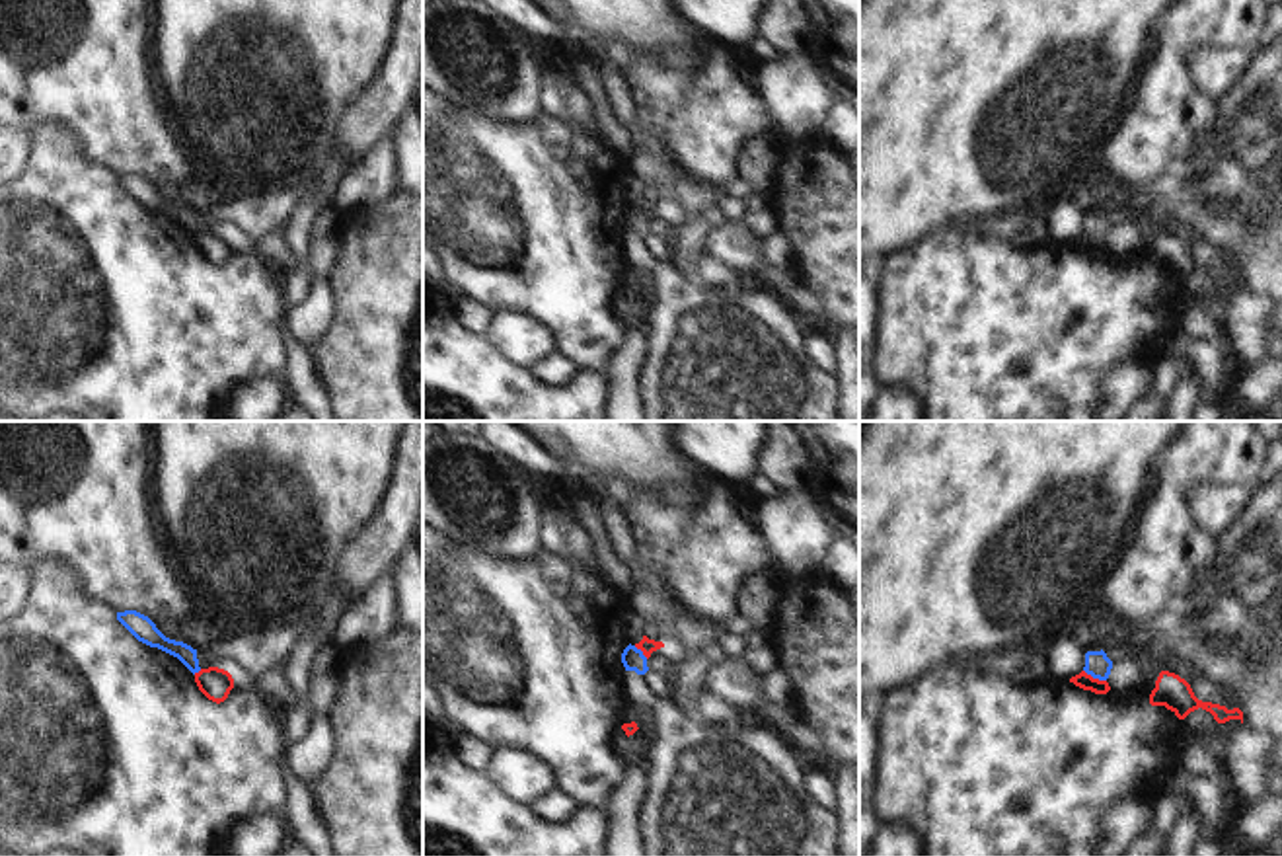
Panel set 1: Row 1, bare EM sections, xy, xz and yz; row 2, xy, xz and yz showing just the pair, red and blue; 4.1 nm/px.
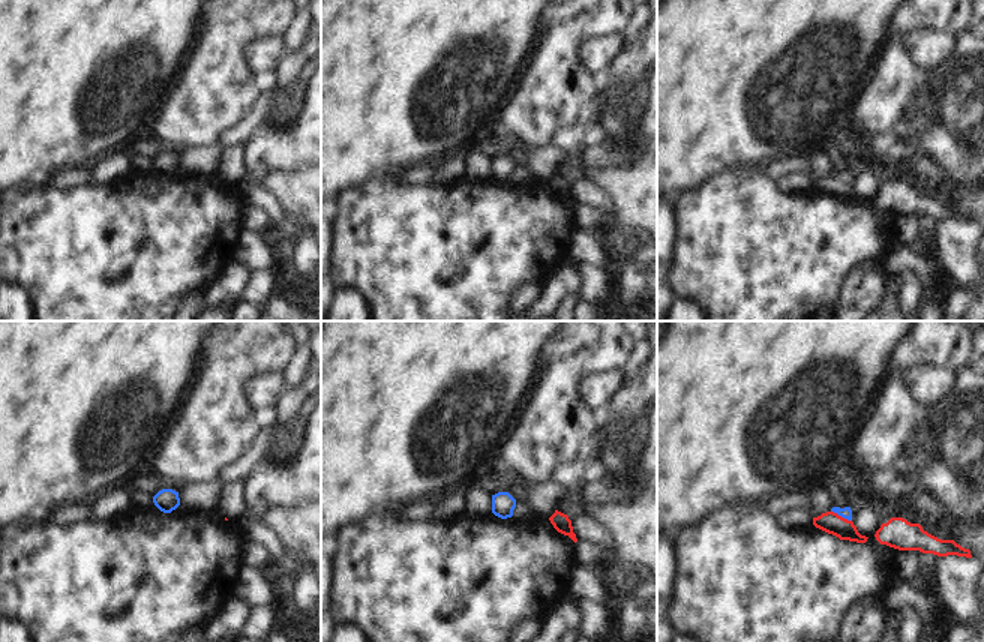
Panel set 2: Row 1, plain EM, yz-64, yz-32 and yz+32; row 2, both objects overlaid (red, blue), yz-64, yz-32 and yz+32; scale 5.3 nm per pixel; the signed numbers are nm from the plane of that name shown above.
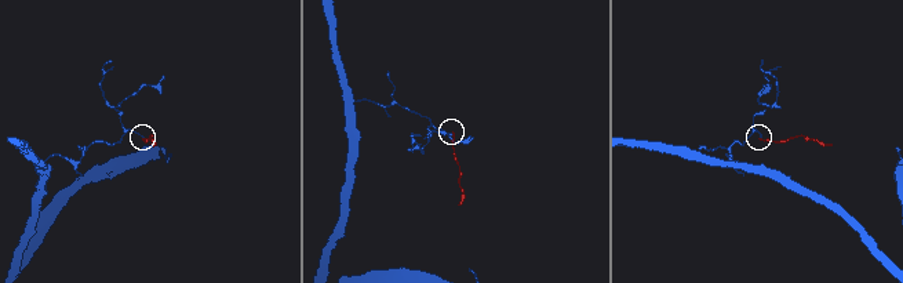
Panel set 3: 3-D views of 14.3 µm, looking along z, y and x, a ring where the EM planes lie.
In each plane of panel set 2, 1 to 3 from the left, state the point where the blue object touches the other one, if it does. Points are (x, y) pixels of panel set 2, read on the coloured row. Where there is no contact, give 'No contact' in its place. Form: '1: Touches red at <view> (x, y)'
1: No contact
2: No contact
3: Touches red at yz+32 (840, 516).

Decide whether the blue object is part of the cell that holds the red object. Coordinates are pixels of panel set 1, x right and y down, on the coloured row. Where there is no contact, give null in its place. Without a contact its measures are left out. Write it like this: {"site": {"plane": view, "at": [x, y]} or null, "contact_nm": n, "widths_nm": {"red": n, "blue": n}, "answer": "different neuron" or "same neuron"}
{"site": {"plane": "yz", "at": [1095, 679]}, "contact_nm": 110, "widths_nm": {"red": 70, "blue": 100}, "answer": "different neuron"}

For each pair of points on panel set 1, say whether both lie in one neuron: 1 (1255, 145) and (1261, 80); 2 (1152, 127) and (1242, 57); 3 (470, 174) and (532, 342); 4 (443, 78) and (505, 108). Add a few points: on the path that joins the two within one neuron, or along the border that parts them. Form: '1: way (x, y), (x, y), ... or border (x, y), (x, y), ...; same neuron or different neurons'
1: way (1255, 129), (1261, 96); same neuron
2: border (1201, 45), (1189, 57), (1189, 77), (1214, 102); different neurons
3: border (493, 311), (530, 314), (548, 330), (556, 346); different neurons
4: way (458, 78), (476, 78), (490, 92); same neuron

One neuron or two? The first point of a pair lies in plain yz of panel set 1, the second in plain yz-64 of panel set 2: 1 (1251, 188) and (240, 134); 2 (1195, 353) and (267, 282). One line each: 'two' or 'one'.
1: two
2: one

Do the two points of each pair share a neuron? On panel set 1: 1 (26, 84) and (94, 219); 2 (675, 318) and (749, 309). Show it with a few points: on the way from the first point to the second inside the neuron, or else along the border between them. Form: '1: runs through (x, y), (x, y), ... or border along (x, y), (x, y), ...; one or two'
1: border along (28, 131), (43, 121), (57, 121), (80, 151); two
2: runs through (692, 318), (731, 318); one

